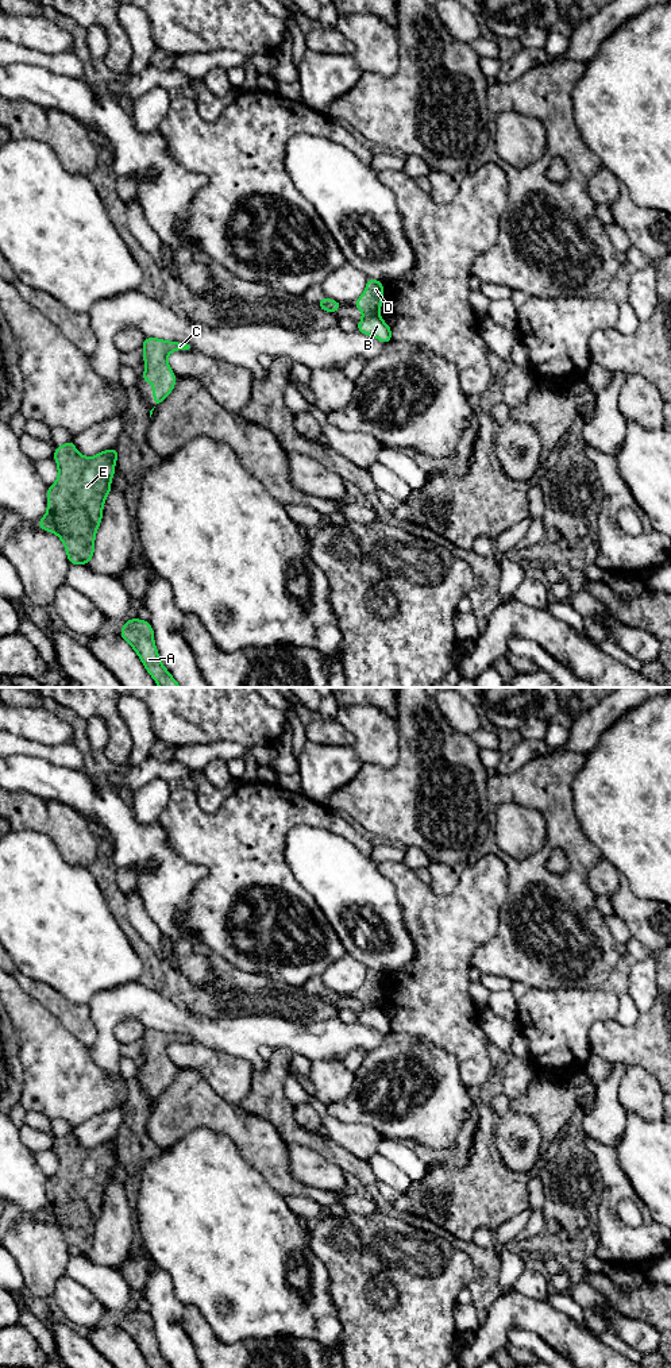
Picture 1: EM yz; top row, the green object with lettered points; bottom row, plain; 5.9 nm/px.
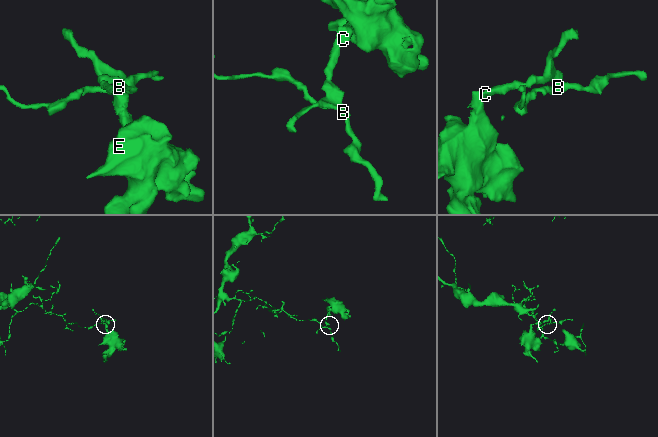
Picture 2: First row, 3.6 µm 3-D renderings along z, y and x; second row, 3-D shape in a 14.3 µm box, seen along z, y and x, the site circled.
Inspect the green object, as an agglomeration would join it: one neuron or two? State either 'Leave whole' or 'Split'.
Split

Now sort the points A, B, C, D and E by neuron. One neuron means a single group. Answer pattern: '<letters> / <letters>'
A C D E / B

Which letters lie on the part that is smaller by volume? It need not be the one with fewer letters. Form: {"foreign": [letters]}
{"foreign": ["A", "C", "D", "E"]}

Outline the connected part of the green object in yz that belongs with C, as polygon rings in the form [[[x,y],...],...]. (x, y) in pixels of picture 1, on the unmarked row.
[[[146,1029],[142,1040],[144,1049],[142,1072],[153,1075],[154,1095],[158,1098],[171,1084],[177,1071],[167,1055],[169,1045],[176,1041],[189,1041],[190,1037],[157,1029]]]

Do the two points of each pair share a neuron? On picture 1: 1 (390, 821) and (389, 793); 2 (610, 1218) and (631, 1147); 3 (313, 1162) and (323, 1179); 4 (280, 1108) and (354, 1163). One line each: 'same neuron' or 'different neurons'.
1: same neuron
2: different neurons
3: same neuron
4: same neuron

